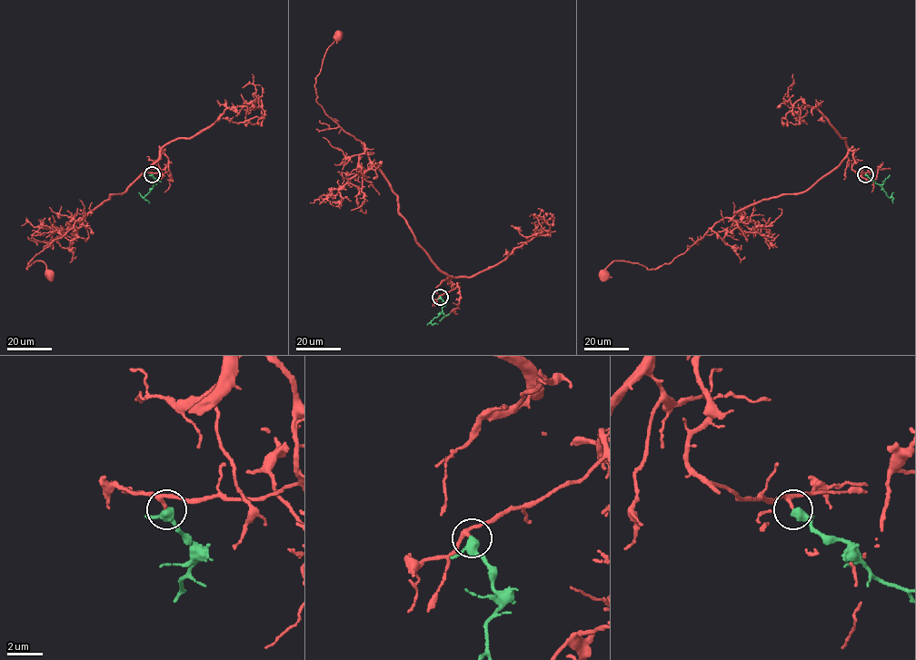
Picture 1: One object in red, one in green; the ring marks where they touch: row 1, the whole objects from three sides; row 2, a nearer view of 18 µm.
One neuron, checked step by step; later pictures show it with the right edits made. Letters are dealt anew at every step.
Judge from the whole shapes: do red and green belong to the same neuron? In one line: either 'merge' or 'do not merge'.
merge

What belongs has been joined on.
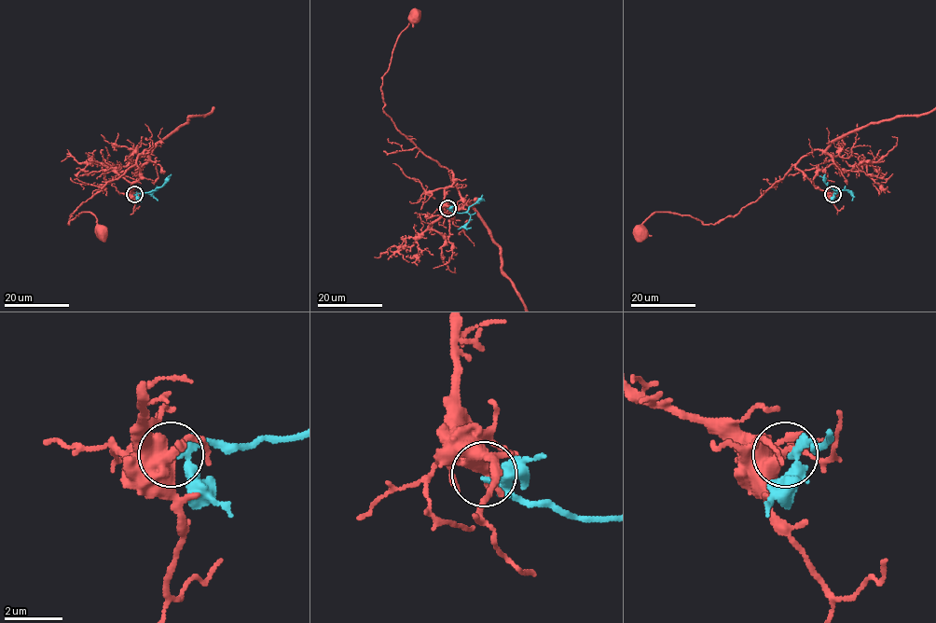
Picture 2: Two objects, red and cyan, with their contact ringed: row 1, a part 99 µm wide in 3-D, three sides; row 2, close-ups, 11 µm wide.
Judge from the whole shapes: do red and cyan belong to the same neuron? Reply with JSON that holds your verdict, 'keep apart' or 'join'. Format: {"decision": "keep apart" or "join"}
{"decision": "keep apart"}

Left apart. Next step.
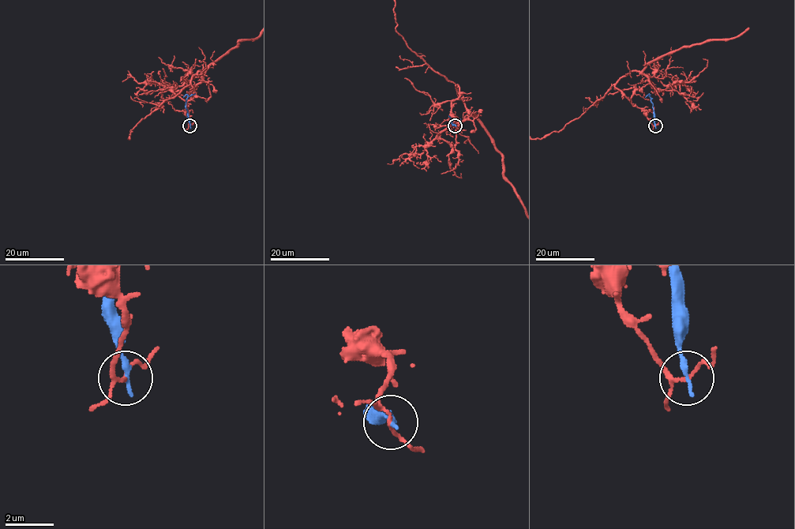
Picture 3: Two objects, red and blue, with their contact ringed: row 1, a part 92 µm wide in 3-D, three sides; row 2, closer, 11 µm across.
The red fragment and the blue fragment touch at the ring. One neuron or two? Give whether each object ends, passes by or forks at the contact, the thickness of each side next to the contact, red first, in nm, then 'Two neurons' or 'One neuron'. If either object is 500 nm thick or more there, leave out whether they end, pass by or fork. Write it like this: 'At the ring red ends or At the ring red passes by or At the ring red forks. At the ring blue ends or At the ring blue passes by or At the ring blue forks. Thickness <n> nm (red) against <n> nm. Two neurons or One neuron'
At the ring red forks. At the ring blue ends. Thickness 120 nm (red) against 240 nm. Two neurons

